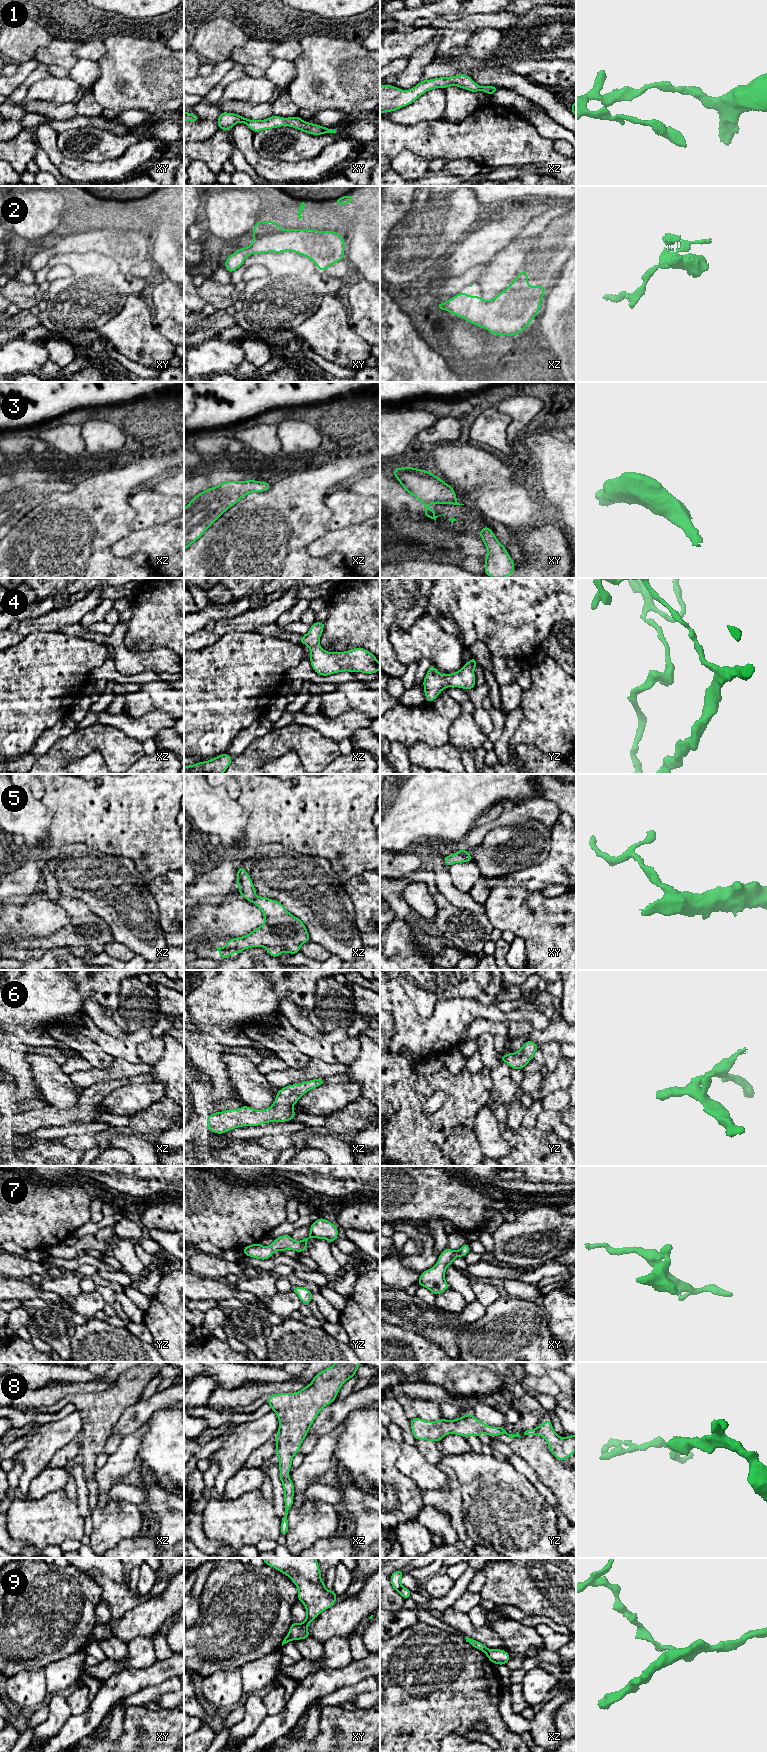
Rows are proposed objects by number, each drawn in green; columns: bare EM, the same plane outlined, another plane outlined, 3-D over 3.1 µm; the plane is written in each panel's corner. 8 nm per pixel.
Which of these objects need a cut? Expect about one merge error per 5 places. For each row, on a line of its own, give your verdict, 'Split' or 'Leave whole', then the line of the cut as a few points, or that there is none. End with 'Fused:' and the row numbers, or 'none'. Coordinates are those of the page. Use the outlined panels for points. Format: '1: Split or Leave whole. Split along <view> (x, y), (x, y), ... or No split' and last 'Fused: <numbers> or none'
1: Leave whole. No split
2: Leave whole. No split
3: Leave whole. No split
4: Leave whole. No split
5: Leave whole. No split
6: Leave whole. No split
7: Leave whole. No split
8: Leave whole. No split
9: Split. Split along xz (487, 1649), (484, 1652)
Fused: 9

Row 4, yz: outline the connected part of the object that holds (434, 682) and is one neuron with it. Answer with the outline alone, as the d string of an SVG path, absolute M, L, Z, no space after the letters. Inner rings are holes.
M473 656L459 671L444 675L440 674L433 665L430 665L423 680L426 700L429 703L434 701L447 687L474 689L476 687L474 674L476 665L476 659Z

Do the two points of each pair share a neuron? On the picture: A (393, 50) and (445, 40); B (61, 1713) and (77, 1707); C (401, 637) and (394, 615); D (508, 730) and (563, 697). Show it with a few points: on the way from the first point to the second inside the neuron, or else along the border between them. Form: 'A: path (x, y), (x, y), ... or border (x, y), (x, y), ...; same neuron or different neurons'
A: path (407, 44), (428, 33), (436, 33); same neuron
B: border (70, 1709), (72, 1714); different neurons
C: border (420, 617), (407, 629), (393, 625), (390, 630); different neurons
D: border (521, 706), (521, 720), (509, 746); different neurons

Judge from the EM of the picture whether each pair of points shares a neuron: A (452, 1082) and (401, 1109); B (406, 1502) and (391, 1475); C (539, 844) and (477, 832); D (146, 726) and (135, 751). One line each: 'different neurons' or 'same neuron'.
A: same neuron
B: same neuron
C: different neurons
D: different neurons

